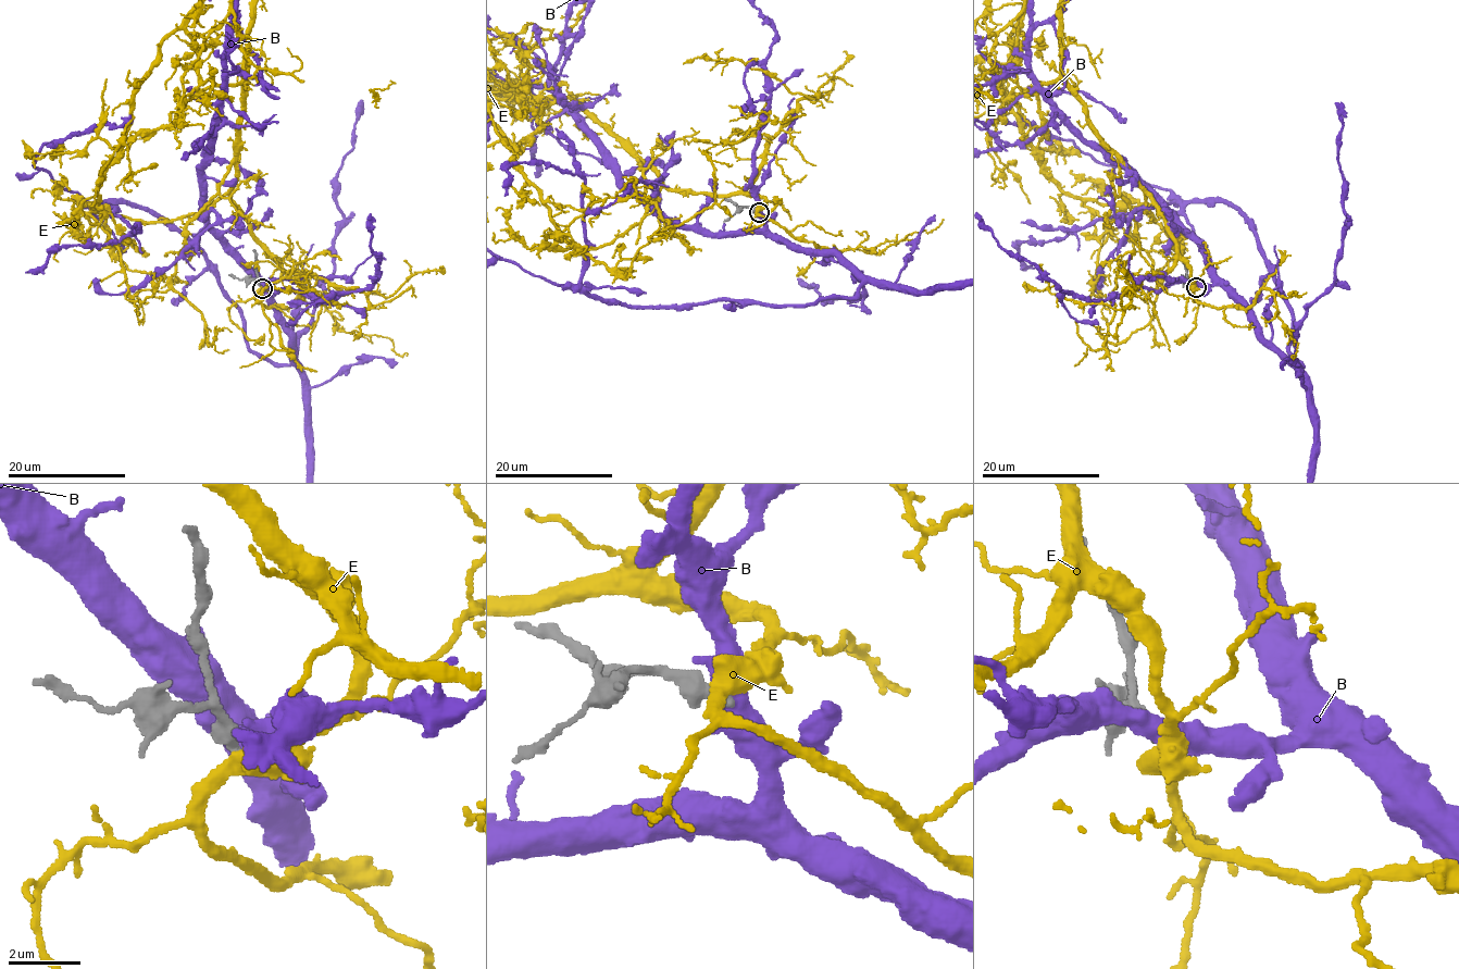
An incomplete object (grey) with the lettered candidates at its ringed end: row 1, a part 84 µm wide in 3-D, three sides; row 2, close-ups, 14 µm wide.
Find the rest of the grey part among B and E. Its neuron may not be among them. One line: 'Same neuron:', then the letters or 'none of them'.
Same neuron: none of them

